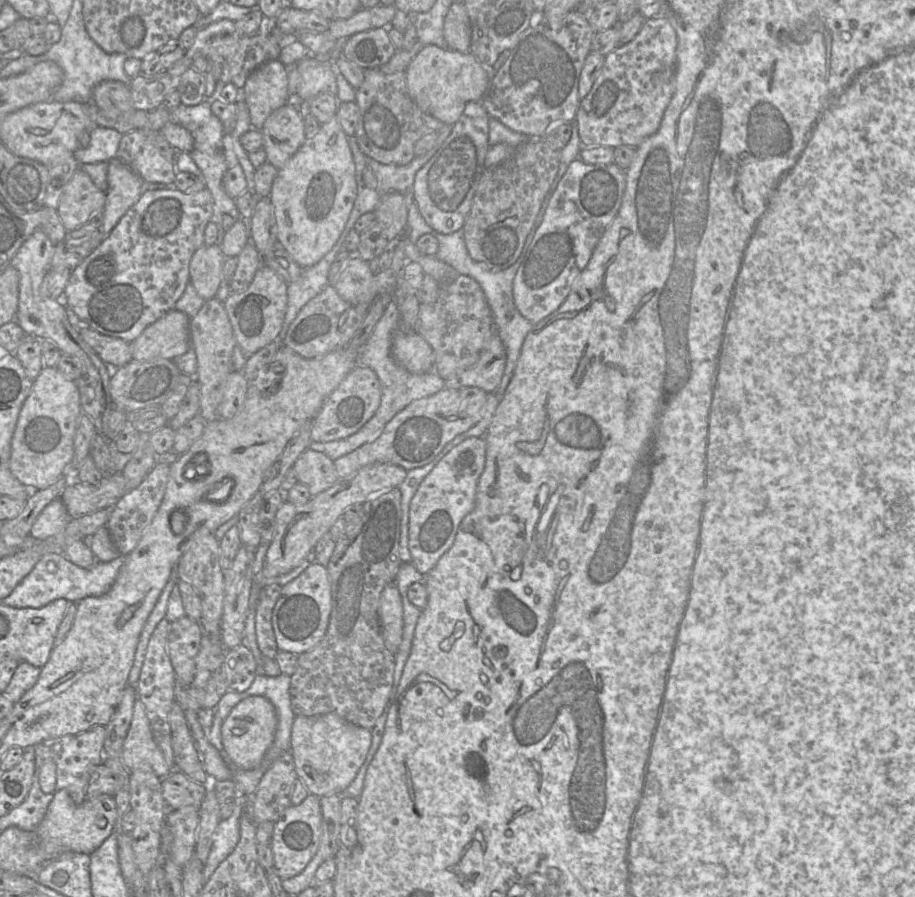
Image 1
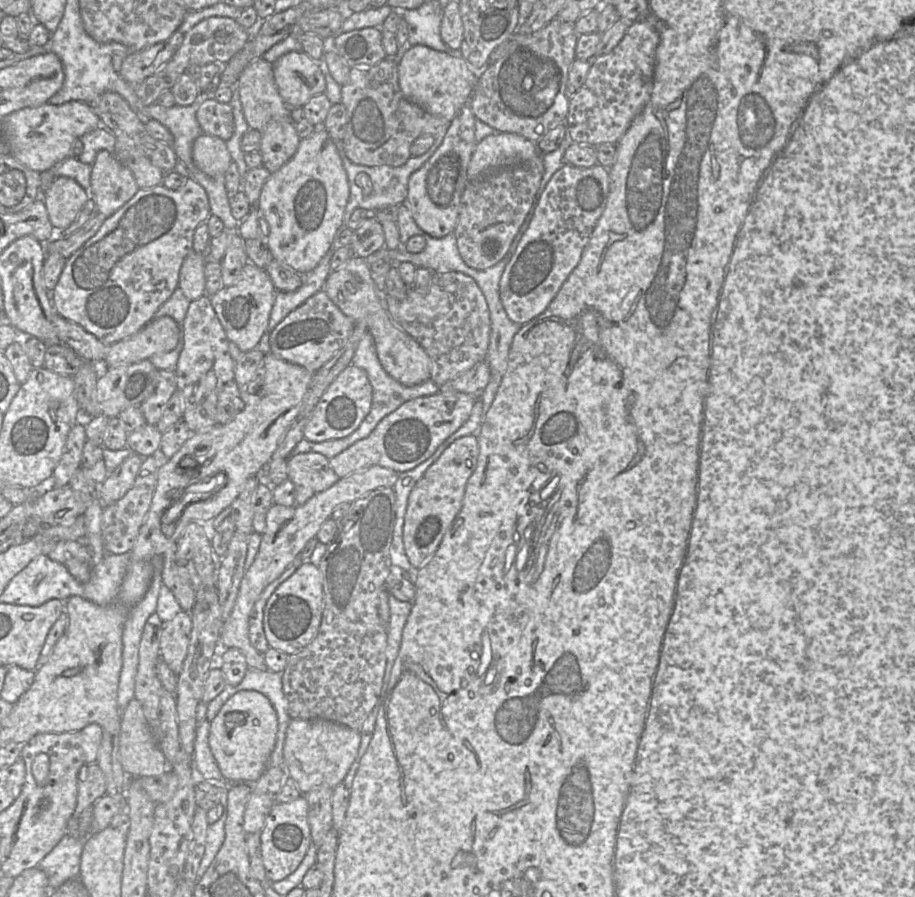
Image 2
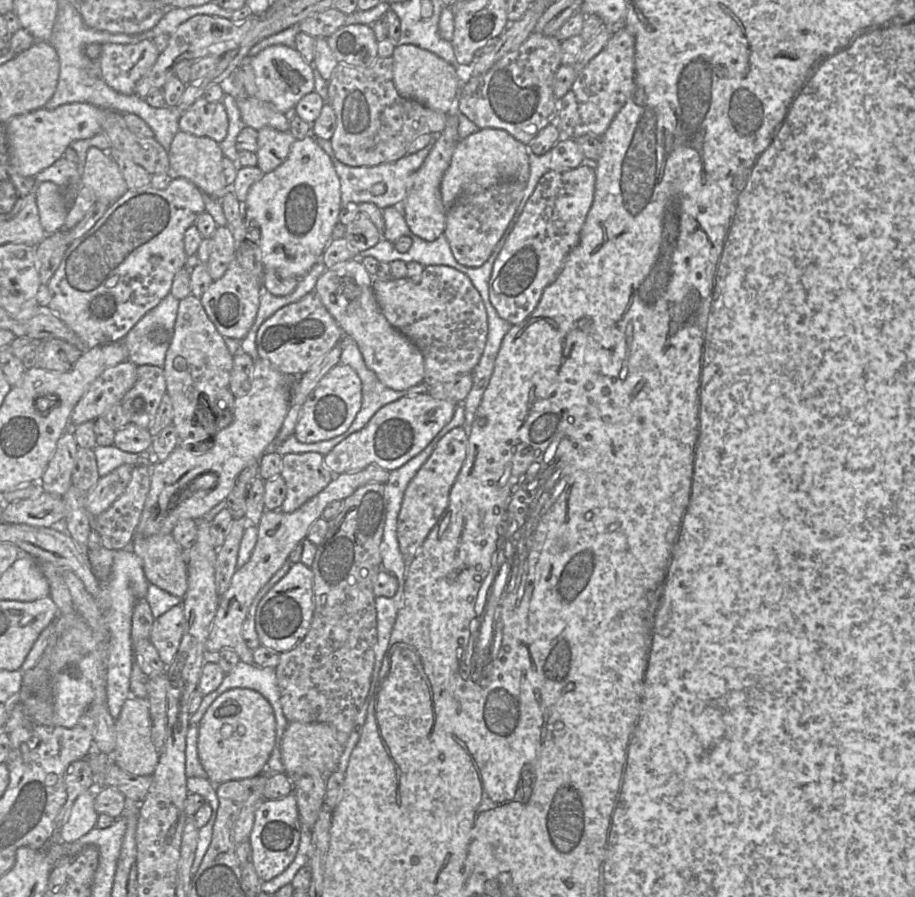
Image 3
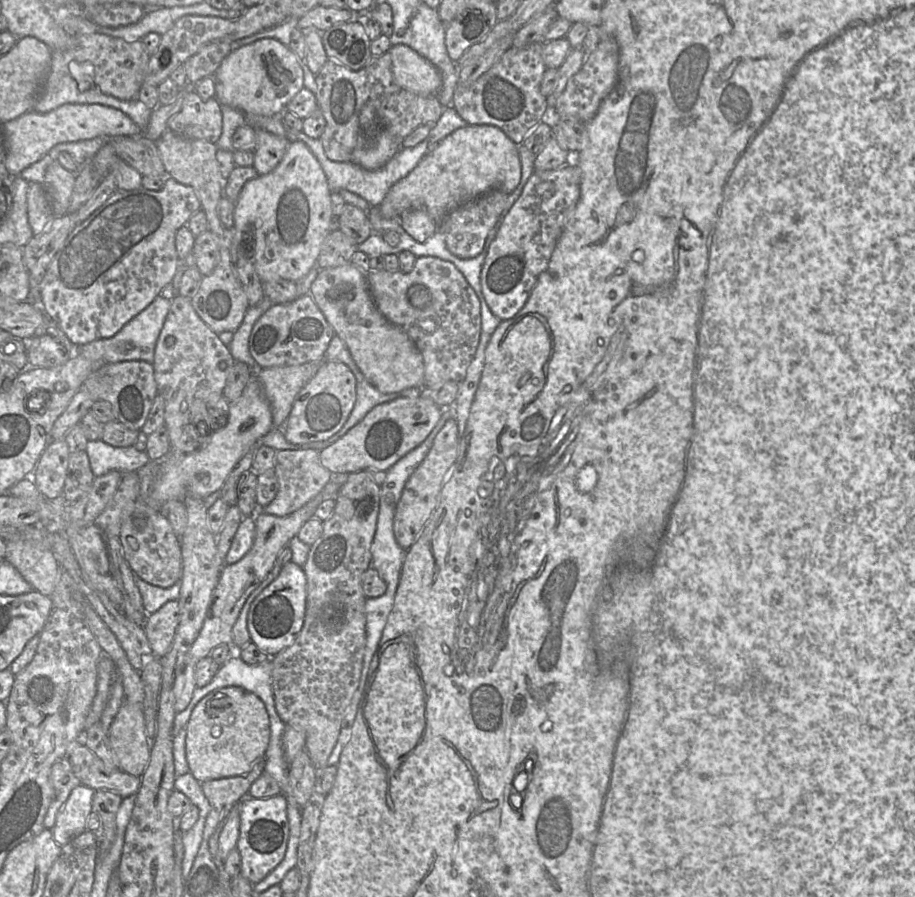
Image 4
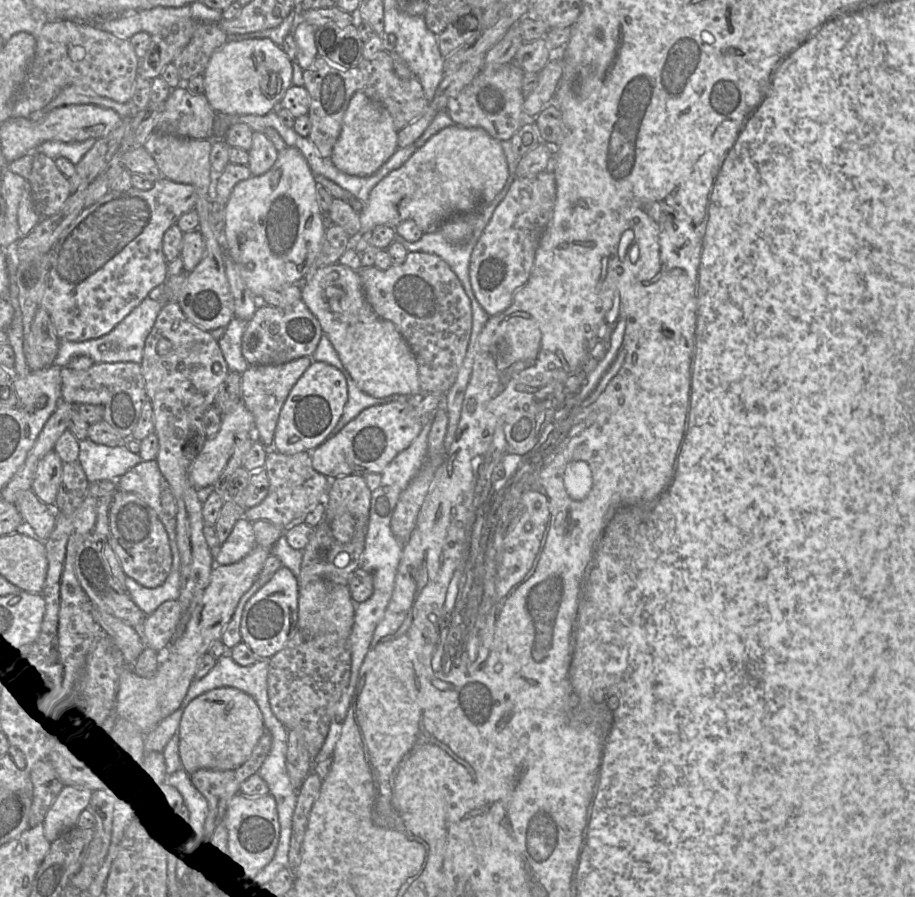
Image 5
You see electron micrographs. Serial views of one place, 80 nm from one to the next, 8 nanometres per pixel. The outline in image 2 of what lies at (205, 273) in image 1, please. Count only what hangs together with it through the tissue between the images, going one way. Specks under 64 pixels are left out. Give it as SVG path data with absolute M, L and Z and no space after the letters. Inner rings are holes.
M191 252L183 261L178 288L190 301L196 300L205 294L204 253Z

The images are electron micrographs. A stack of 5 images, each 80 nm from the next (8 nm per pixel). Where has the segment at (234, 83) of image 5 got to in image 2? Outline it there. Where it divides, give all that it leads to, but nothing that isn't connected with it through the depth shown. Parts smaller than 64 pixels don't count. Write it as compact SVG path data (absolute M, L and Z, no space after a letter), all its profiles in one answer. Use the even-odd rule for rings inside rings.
M303 51L288 52L272 65L278 92L289 108L302 107L326 89L320 61Z

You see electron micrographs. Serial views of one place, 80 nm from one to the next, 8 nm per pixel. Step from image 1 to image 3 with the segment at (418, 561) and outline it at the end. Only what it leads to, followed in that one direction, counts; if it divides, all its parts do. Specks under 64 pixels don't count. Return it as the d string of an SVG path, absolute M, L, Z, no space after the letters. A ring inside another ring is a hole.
M463 427L451 429L440 439L427 461L409 482L397 520L397 538L401 553L411 560L421 548L449 504L449 495L467 453L468 434Z

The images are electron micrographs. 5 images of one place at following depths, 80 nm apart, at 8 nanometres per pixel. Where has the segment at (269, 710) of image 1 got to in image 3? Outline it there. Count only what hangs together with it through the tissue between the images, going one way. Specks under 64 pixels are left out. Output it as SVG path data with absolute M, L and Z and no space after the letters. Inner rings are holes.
M235 688L218 696L207 708L198 727L197 751L206 778L214 784L252 778L265 773L276 738L270 703L251 689Z

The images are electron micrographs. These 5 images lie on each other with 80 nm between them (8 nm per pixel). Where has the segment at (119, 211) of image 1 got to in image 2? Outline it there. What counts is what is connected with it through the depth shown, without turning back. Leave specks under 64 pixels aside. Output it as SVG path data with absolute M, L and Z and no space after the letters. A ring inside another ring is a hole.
M106 150L97 153L92 164L89 192L98 212L108 218L128 202L139 189L129 168L121 164L115 156Z

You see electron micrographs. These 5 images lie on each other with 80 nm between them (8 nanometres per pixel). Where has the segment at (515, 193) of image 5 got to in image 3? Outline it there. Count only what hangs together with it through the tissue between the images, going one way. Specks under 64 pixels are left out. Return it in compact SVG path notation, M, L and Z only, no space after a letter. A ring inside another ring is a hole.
M592 163L550 170L540 178L493 263L489 299L502 319L512 325L524 321L537 307L545 288L558 277L567 256L579 243L595 183Z

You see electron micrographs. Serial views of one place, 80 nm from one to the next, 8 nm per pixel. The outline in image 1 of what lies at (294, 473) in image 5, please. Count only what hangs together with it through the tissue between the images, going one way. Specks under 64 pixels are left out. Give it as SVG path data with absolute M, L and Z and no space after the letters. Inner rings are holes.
M309 448L297 458L292 469L298 482L306 485L313 497L338 482L334 461L324 453Z

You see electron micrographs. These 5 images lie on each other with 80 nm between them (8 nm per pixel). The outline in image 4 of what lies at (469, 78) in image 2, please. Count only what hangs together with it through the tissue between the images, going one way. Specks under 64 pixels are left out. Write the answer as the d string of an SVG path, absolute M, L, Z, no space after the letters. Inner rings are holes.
M406 45L392 46L388 53L392 59L394 79L402 89L425 96L437 96L439 94L442 86L442 77L432 63Z

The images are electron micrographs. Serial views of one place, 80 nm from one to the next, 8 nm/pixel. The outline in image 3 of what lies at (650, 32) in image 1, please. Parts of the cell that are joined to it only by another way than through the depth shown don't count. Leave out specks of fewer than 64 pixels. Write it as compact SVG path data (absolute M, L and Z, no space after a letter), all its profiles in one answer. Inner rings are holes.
M621 27L613 33L603 50L583 68L570 90L558 100L558 128L562 137L574 139L582 135L601 138L611 122L633 96L635 84L635 37Z

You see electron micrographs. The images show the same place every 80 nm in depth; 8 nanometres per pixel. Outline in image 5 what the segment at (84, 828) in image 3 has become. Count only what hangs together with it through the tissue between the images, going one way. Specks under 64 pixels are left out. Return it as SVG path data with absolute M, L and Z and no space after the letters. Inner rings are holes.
M65 786L50 809L44 822L44 834L53 842L66 830L76 827L81 812L89 808L93 791L75 786Z

